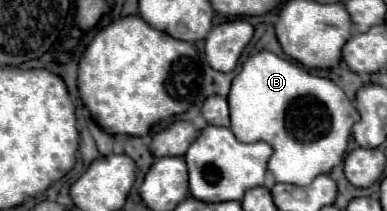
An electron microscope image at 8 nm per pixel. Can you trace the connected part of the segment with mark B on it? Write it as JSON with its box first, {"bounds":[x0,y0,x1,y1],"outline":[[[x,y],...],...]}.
{"bounds":[227,51,359,185],"outline":[[[259,51],[243,63],[227,101],[237,139],[267,141],[273,147],[269,171],[275,181],[291,185],[309,185],[317,175],[341,165],[351,127],[359,119],[355,105],[331,79],[311,75],[271,51]]]}

